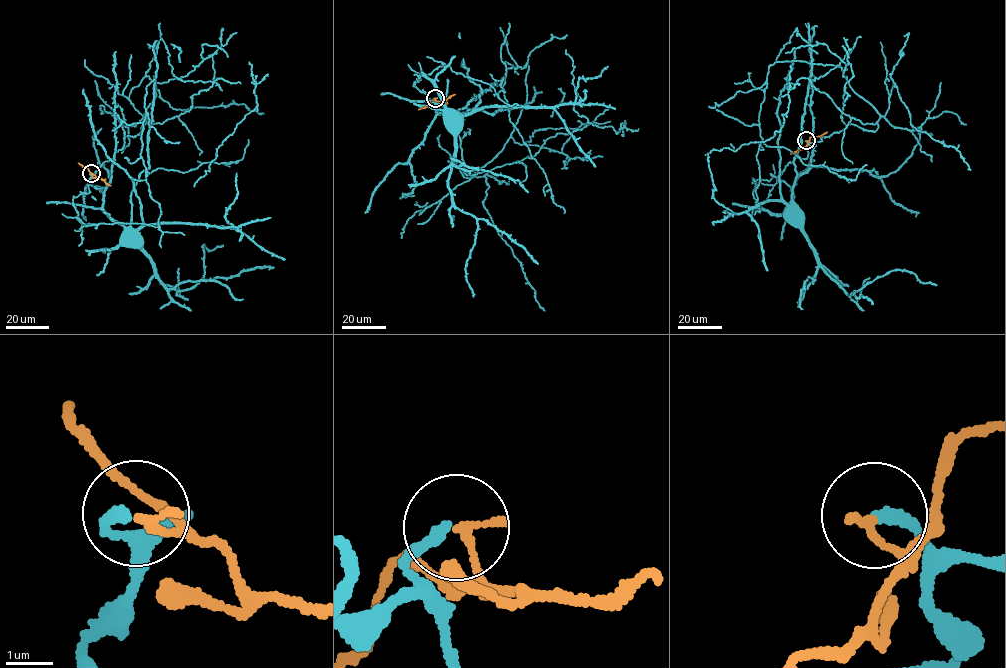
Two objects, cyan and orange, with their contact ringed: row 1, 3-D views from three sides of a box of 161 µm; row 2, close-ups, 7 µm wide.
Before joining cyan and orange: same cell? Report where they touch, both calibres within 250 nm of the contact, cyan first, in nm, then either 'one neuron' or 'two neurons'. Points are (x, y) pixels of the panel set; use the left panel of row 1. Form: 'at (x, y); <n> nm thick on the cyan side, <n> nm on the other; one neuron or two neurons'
at (91, 173); 240 nm thick on the cyan side, 170 nm on the other; two neurons

